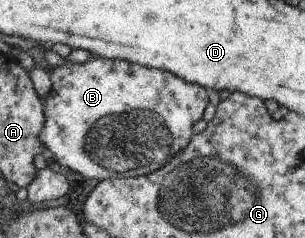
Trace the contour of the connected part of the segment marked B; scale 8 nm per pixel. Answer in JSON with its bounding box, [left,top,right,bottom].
[39,58,208,183]

